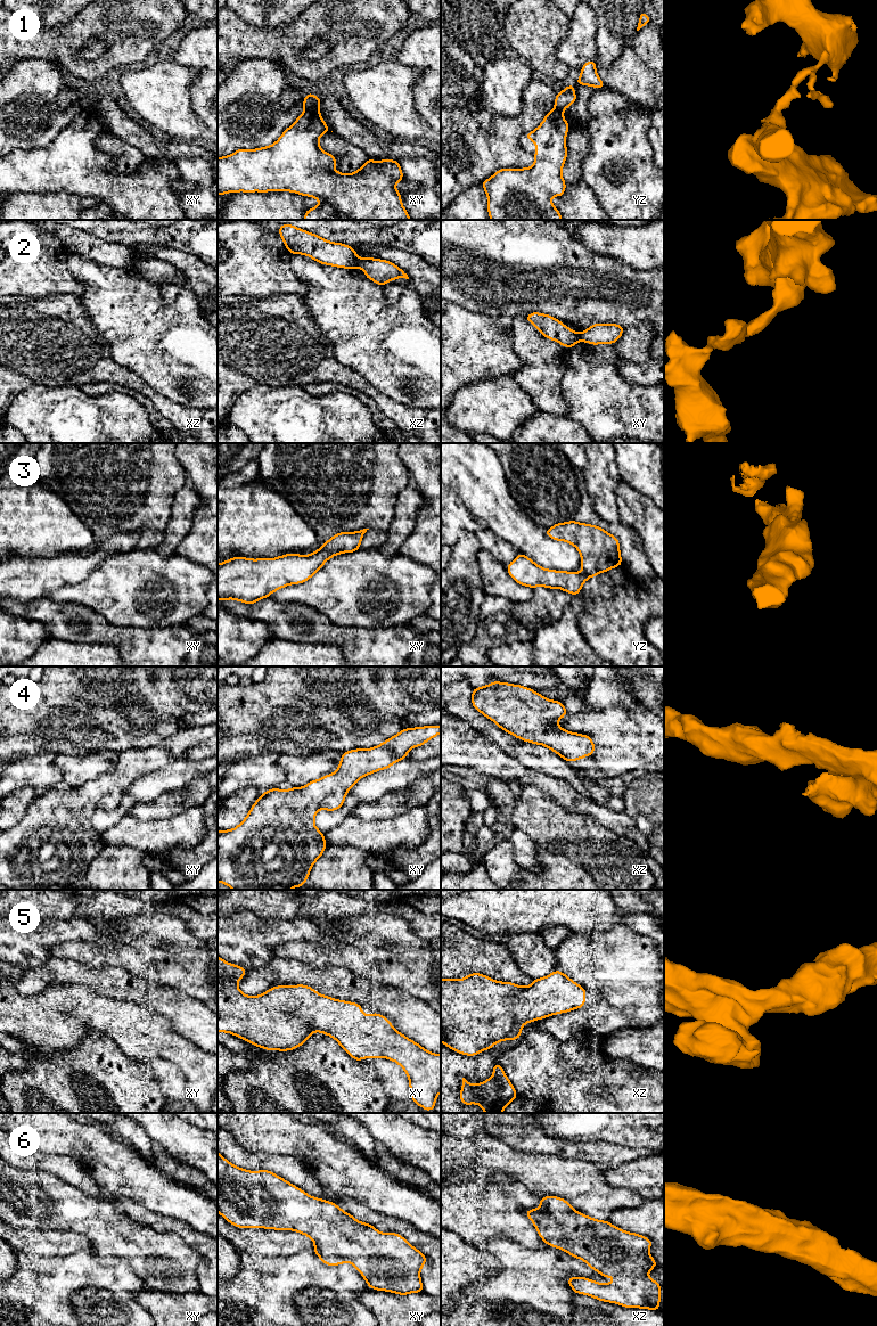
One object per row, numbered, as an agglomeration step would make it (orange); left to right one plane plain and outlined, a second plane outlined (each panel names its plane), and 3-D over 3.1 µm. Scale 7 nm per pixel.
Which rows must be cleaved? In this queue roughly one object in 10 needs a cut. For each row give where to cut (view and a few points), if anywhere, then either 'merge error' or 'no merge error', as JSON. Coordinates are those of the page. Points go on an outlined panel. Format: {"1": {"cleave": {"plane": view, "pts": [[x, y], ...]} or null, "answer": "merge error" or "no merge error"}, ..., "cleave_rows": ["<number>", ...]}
{"1": {"cleave": {"plane": "xy", "pts": [[304, 108], [318, 111]]}, "answer": "merge error"}, "2": {"cleave": {"plane": "xz", "pts": [[359, 259], [355, 265]]}, "answer": "merge error"}, "3": {"cleave": null, "answer": "no merge error"}, "4": {"cleave": null, "answer": "no merge error"}, "5": {"cleave": null, "answer": "no merge error"}, "6": {"cleave": null, "answer": "no merge error"}, "cleave_rows": ["1", "2"]}

